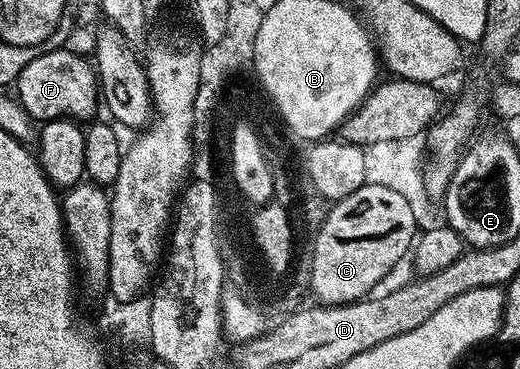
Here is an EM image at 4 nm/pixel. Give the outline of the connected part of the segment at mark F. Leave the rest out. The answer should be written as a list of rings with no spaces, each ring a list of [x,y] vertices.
[[[43,49],[28,64],[24,64],[16,83],[18,103],[38,124],[45,124],[57,118],[93,119],[94,109],[100,106],[99,81],[95,67],[70,50],[50,49]]]

